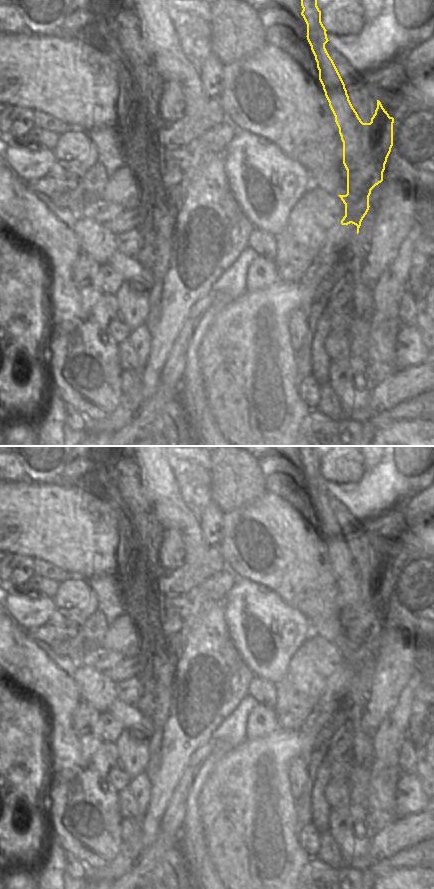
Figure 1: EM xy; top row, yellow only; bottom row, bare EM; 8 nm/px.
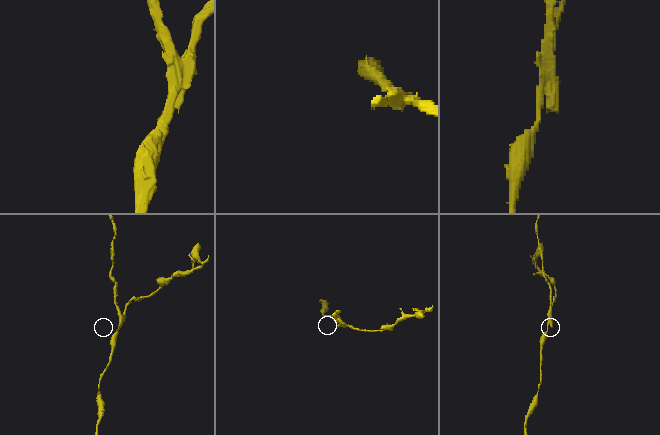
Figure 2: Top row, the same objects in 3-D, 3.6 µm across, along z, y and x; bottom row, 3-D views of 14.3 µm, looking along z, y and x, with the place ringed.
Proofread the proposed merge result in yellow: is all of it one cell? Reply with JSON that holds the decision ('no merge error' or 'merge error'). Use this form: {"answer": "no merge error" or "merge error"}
{"answer": "merge error"}

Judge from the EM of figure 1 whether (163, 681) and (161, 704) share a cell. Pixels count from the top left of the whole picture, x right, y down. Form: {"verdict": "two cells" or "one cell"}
{"verdict": "one cell"}

